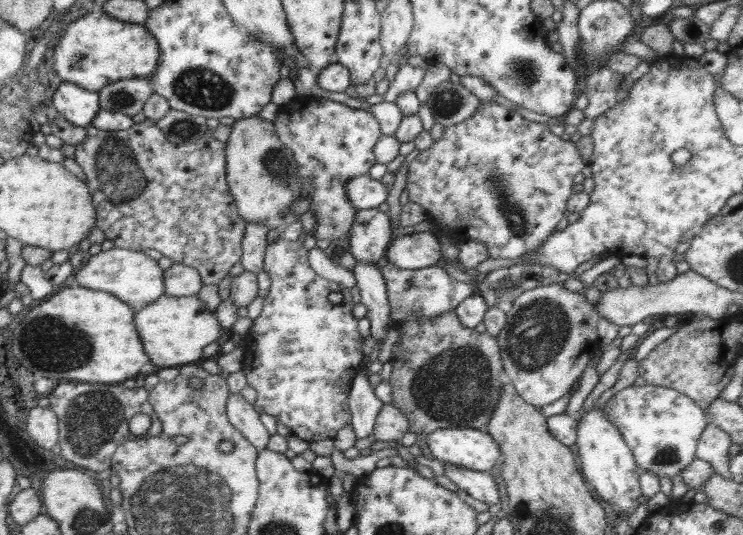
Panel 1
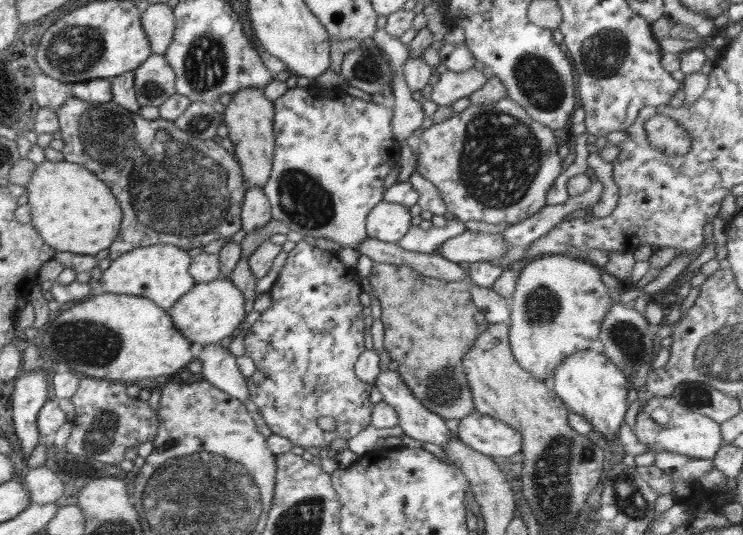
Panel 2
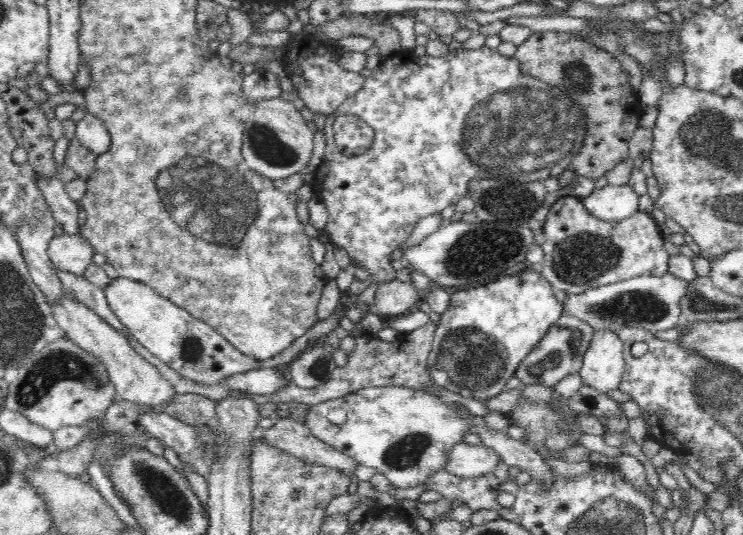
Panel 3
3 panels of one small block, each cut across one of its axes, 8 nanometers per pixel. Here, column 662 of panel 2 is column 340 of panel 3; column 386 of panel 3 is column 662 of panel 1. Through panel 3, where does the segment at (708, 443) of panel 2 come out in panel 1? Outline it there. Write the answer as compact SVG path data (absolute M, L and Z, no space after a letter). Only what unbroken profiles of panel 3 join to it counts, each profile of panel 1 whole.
M648 383L630 385L613 394L603 407L608 421L616 425L630 447L638 470L649 470L659 479L671 478L697 457L697 442L708 420L700 405L684 393Z

